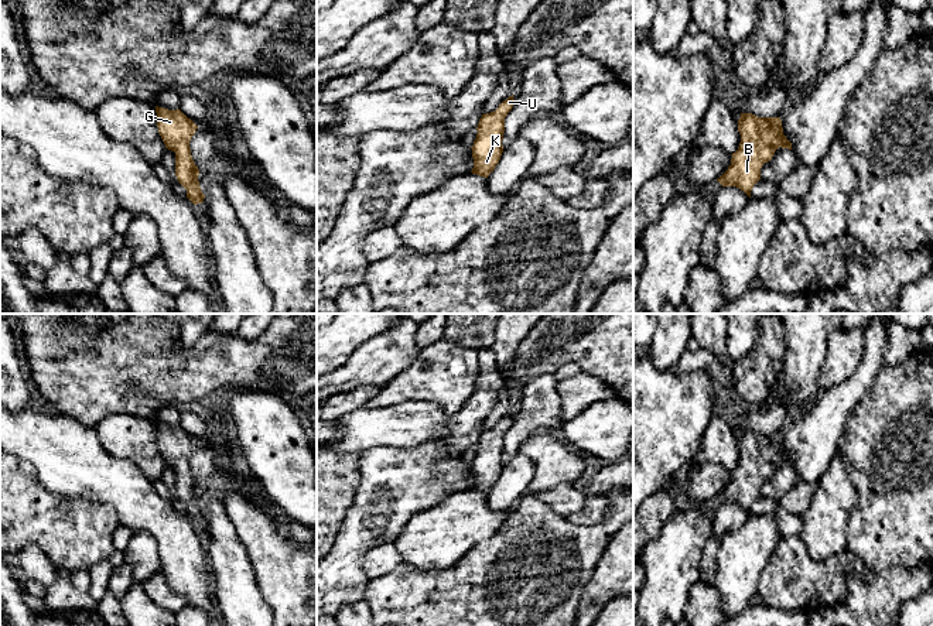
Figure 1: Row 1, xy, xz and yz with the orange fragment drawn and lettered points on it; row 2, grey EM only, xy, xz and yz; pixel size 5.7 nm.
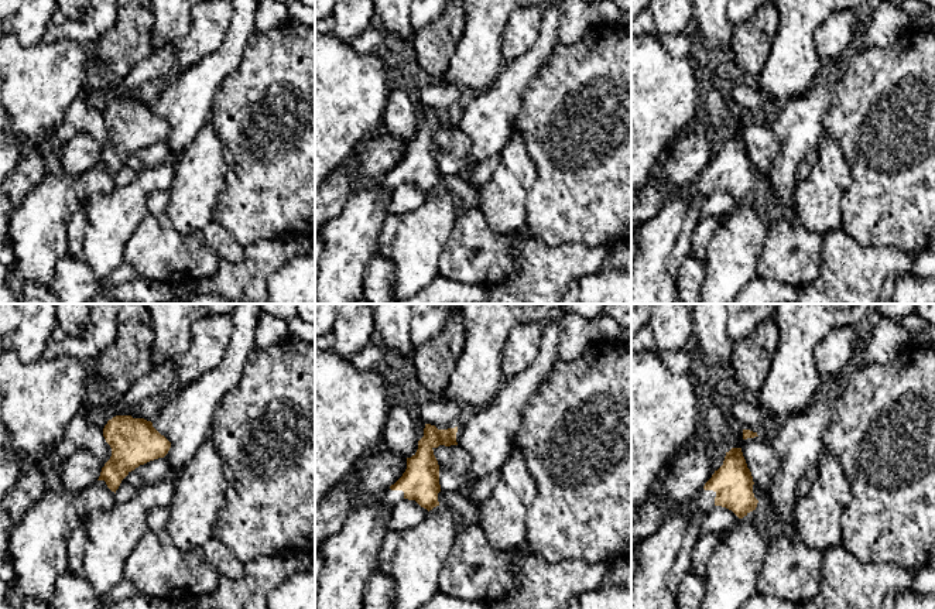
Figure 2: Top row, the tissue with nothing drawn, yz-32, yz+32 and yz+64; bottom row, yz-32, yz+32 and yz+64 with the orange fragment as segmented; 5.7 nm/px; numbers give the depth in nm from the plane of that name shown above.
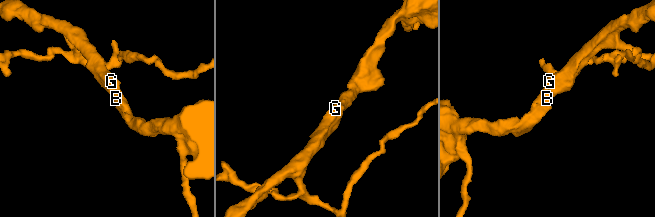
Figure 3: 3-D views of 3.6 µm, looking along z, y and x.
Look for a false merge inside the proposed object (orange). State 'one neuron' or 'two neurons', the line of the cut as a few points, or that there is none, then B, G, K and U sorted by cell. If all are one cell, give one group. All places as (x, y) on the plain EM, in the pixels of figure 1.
one neuron | no cut | B G K U

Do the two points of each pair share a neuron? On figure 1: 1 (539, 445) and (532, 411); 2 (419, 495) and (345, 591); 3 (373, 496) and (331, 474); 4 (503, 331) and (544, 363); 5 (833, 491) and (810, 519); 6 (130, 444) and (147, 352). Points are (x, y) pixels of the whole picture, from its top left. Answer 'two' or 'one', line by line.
1: two
2: one
3: two
4: two
5: one
6: two

